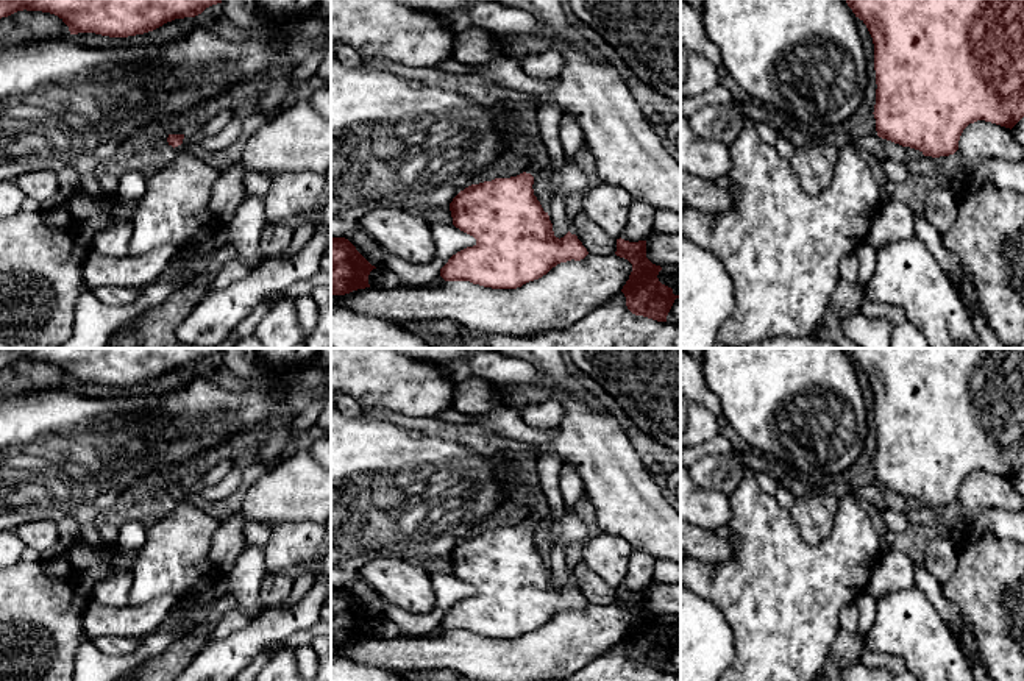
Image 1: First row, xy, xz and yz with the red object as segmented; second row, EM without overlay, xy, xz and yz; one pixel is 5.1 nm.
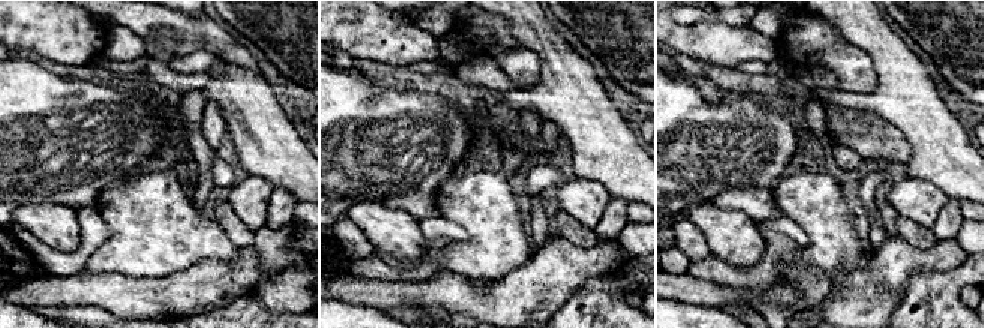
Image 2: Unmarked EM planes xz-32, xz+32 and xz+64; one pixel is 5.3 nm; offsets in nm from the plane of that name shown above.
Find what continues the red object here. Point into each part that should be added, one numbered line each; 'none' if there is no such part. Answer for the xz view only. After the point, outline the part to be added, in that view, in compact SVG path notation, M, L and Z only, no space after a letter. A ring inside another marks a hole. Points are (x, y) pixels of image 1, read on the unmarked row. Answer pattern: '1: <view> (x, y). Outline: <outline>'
1: xz (534, 517). Outline: M532 509L532 512L524 519L524 522L535 526L540 522L542 517L543 515L542 515L540 509Z

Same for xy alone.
1: xy (174, 561). Outline: M186 492L175 497L173 511L147 529L147 542L133 567L130 606L158 597L198 597L222 576L209 559L212 536L220 520L198 509Z

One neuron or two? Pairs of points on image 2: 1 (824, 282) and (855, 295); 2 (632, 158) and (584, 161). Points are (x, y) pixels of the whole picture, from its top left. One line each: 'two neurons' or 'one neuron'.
1: two neurons
2: one neuron

